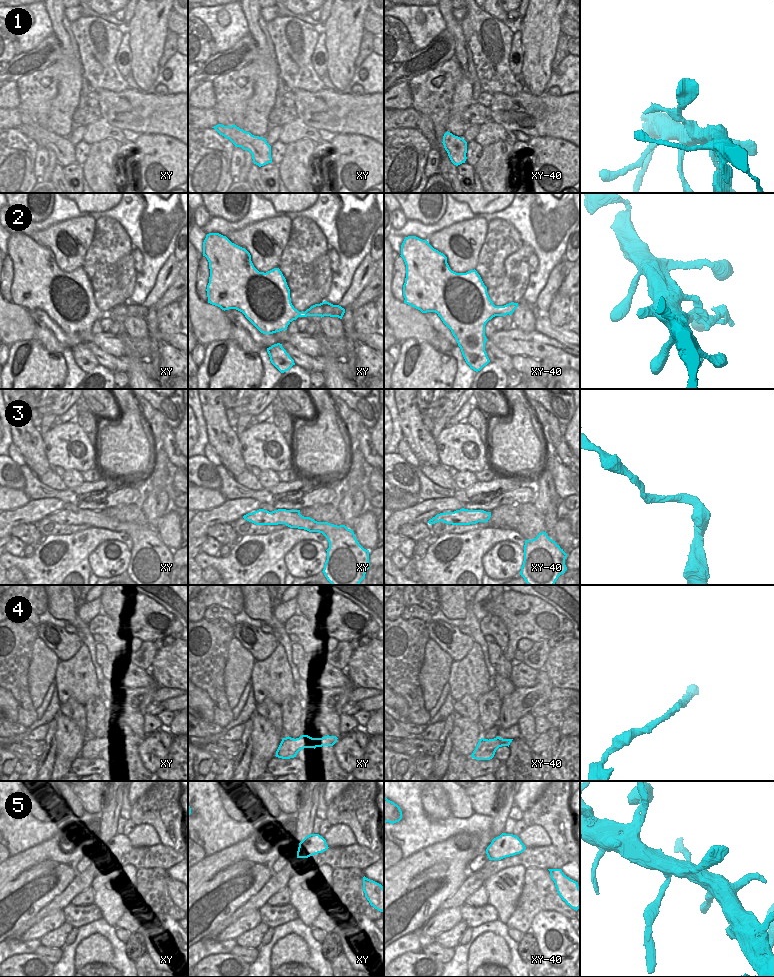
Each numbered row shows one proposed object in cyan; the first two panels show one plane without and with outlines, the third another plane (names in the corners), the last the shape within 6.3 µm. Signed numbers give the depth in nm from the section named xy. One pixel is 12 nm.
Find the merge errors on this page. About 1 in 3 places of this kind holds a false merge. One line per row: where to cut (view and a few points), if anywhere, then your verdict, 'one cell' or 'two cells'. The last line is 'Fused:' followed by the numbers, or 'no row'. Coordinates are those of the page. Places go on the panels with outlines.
1: no cut; one cell
2: cut in xy along (323, 302), (323, 312), (319, 315); two cells
3: no cut; one cell
4: no cut; one cell
5: cut in xy along (313, 836), (309, 839), (304, 854); two cells
Fused: 2, 5

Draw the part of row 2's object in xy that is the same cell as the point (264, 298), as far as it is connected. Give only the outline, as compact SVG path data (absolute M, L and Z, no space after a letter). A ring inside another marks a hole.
M209 233L203 242L203 256L209 262L210 277L207 285L208 303L220 307L222 310L236 309L263 334L273 334L287 330L288 325L298 317L320 316L324 313L323 302L315 304L305 312L299 312L291 303L290 289L286 279L279 268L274 268L266 273L259 272L251 261L250 253L234 243L226 236L219 233Z

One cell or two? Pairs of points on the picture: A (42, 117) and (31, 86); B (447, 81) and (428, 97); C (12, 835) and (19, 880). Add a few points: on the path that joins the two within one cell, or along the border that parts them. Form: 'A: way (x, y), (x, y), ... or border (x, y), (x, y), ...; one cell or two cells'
A: way (40, 109), (36, 94); one cell
B: way (442, 85), (433, 92); one cell
C: border (37, 845), (10, 856); two cells

